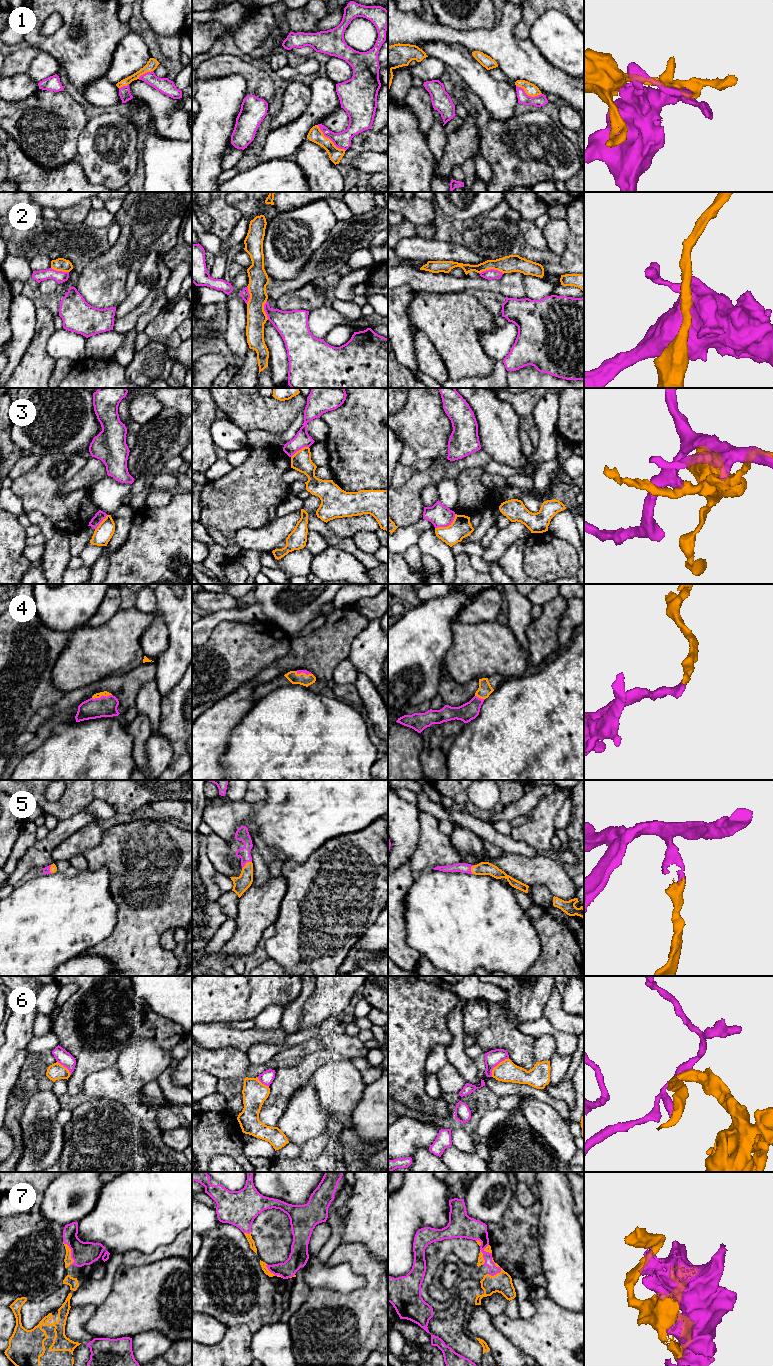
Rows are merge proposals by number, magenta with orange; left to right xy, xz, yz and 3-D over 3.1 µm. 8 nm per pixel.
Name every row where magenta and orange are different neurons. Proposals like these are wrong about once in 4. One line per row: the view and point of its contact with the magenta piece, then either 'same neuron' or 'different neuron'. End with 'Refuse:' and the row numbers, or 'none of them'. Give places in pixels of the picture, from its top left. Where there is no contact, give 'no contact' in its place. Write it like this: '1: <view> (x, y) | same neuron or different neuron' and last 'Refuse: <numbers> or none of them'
1: xz (330, 139) | different neuron
2: yz (491, 269) | different neuron
3: yz (447, 525) | different neuron
4: xy (102, 695) | same neuron
5: xz (246, 862) | same neuron
6: yz (496, 1065) | different neuron
7: yz (500, 1268) | same neuron
Refuse: 1, 2, 3, 6

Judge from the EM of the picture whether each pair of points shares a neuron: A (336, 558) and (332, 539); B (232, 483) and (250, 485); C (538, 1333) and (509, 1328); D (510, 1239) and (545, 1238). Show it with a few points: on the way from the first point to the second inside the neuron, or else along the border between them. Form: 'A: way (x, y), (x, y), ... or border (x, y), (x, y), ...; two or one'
A: border (329, 544), (333, 546); two
B: way (236, 485), (246, 485); one
C: way (531, 1333), (523, 1333), (516, 1330); one
D: border (536, 1236), (539, 1242), (542, 1261); two

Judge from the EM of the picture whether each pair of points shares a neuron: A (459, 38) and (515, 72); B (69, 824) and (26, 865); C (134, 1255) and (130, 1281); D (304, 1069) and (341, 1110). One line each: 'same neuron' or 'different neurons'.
A: same neuron
B: same neuron
C: different neurons
D: different neurons

